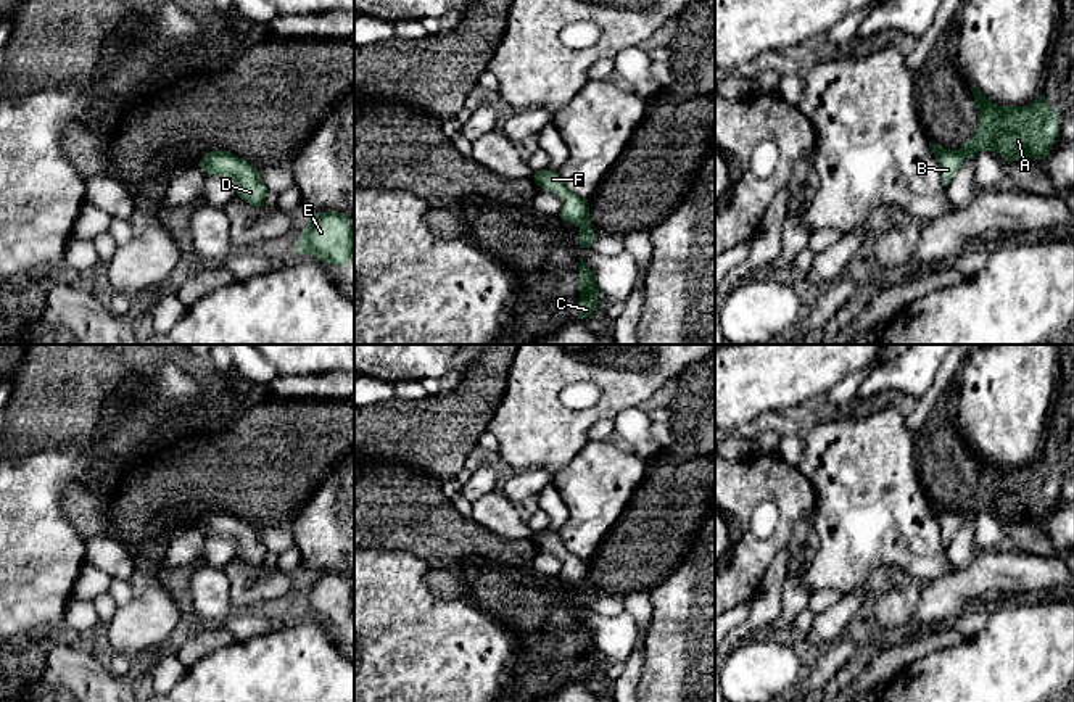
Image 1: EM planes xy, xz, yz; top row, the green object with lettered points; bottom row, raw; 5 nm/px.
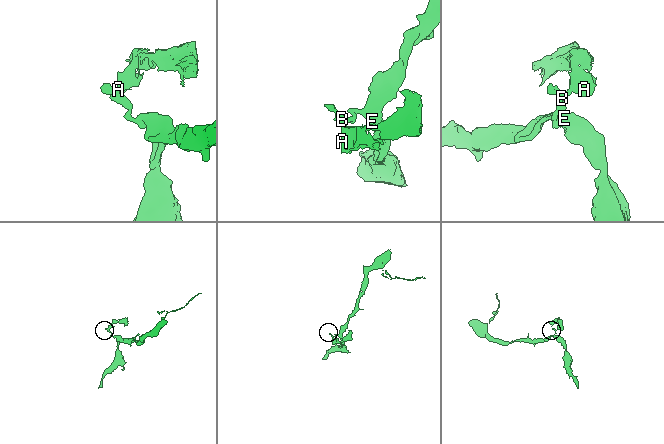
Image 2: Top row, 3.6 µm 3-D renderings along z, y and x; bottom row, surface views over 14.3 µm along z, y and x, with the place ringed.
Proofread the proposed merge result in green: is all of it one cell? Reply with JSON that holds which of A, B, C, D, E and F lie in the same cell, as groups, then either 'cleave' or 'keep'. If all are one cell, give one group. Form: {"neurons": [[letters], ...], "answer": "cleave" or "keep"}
{"neurons": [["A", "C"], ["B", "D", "E", "F"]], "answer": "cleave"}

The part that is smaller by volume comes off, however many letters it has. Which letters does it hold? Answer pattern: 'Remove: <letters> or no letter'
Remove: A, C

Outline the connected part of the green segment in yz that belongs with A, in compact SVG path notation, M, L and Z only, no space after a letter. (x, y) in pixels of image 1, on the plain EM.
M974 444L971 451L977 486L963 509L955 512L963 518L974 518L981 510L987 510L1003 517L1006 523L1045 520L1050 515L1058 481L1043 456L1026 467L998 467L989 462Z

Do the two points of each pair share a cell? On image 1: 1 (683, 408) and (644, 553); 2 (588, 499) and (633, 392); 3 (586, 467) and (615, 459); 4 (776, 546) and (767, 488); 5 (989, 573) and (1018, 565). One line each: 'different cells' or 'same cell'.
1: same cell
2: different cells
3: same cell
4: same cell
5: same cell

